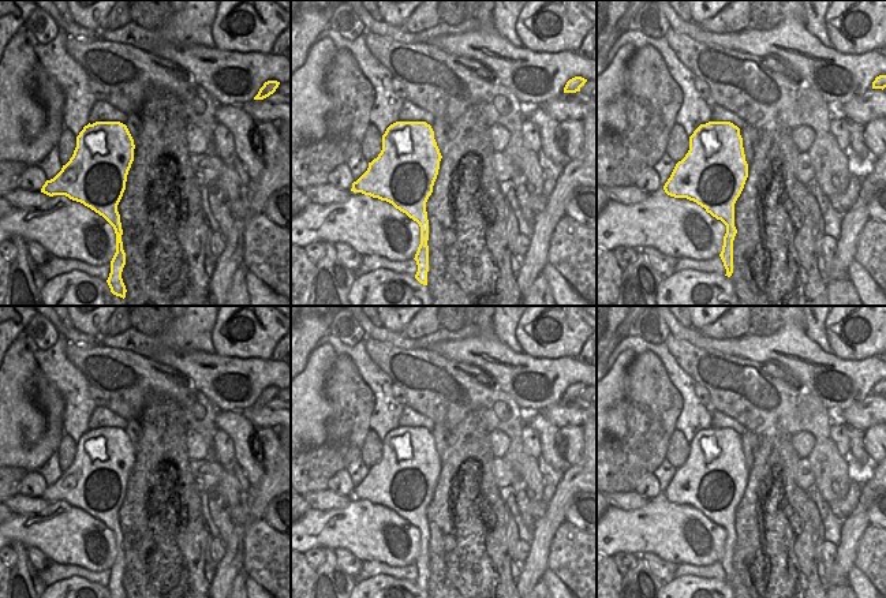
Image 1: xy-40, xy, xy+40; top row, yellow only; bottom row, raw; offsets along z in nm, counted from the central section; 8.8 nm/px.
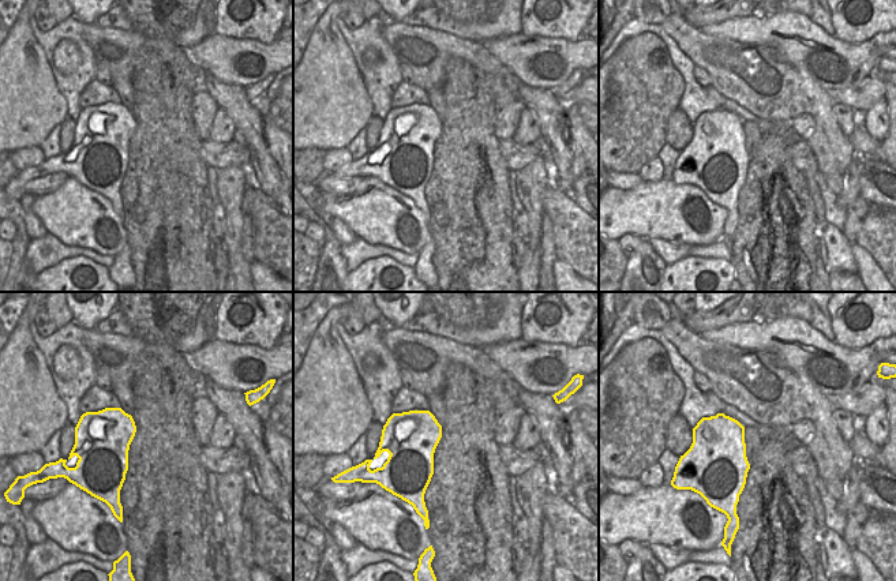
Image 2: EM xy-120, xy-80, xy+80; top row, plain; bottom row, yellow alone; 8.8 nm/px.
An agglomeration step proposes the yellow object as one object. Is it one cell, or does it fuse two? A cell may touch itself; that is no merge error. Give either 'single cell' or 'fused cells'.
single cell

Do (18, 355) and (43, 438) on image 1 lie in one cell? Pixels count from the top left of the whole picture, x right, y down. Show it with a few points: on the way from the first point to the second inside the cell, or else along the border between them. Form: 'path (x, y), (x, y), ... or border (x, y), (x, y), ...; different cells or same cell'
path (17, 376), (17, 413), (22, 418); same cell

